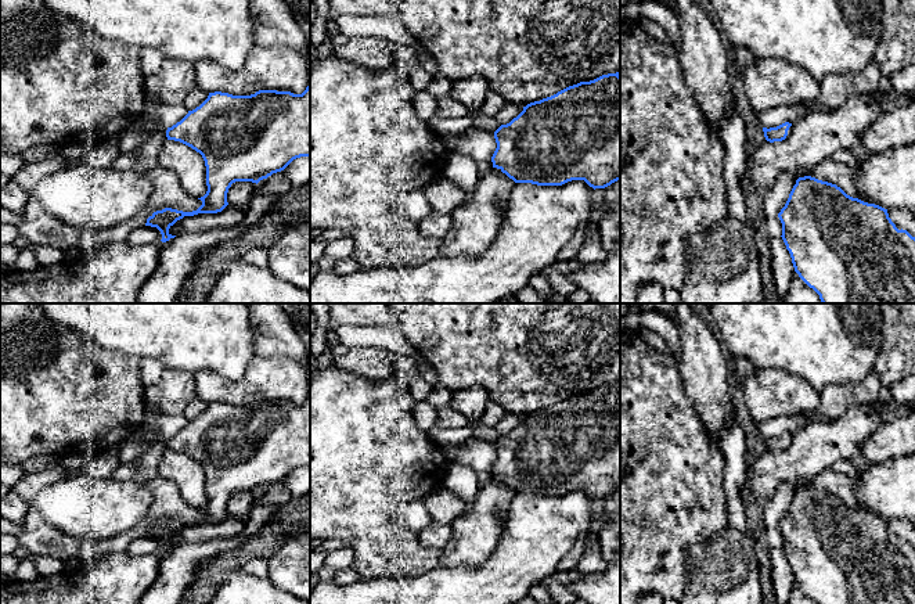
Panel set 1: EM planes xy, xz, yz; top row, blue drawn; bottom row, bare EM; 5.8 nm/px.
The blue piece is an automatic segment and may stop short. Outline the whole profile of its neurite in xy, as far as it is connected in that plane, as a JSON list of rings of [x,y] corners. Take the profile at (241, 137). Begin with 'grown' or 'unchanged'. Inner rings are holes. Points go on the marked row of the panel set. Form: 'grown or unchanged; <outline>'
grown; [[[310,83],[302,94],[277,90],[259,90],[251,96],[209,93],[208,98],[172,127],[163,126],[148,115],[141,115],[120,139],[119,150],[138,148],[145,133],[161,132],[167,140],[180,141],[199,152],[206,166],[208,191],[198,198],[202,205],[192,212],[172,208],[154,212],[145,226],[156,227],[162,242],[174,238],[169,229],[184,216],[217,213],[227,205],[227,193],[235,181],[259,183],[273,173],[284,170],[293,159],[310,157]]]

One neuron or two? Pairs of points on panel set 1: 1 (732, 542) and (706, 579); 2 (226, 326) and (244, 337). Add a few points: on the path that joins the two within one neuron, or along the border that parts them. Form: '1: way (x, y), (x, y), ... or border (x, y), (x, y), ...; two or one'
1: way (732, 552), (716, 570); one
2: way (230, 330), (240, 337); one

